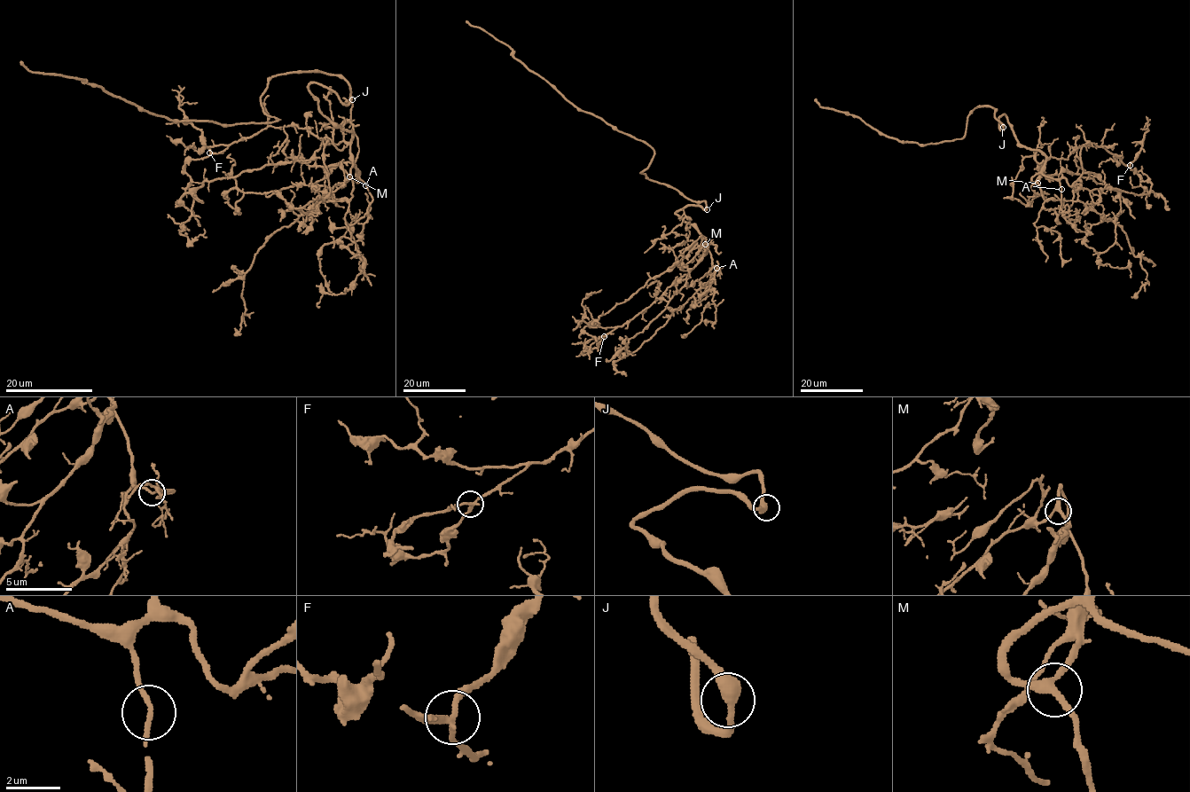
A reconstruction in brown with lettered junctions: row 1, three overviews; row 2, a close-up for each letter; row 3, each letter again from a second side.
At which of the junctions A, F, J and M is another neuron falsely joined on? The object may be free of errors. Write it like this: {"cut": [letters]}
{"cut": []}

